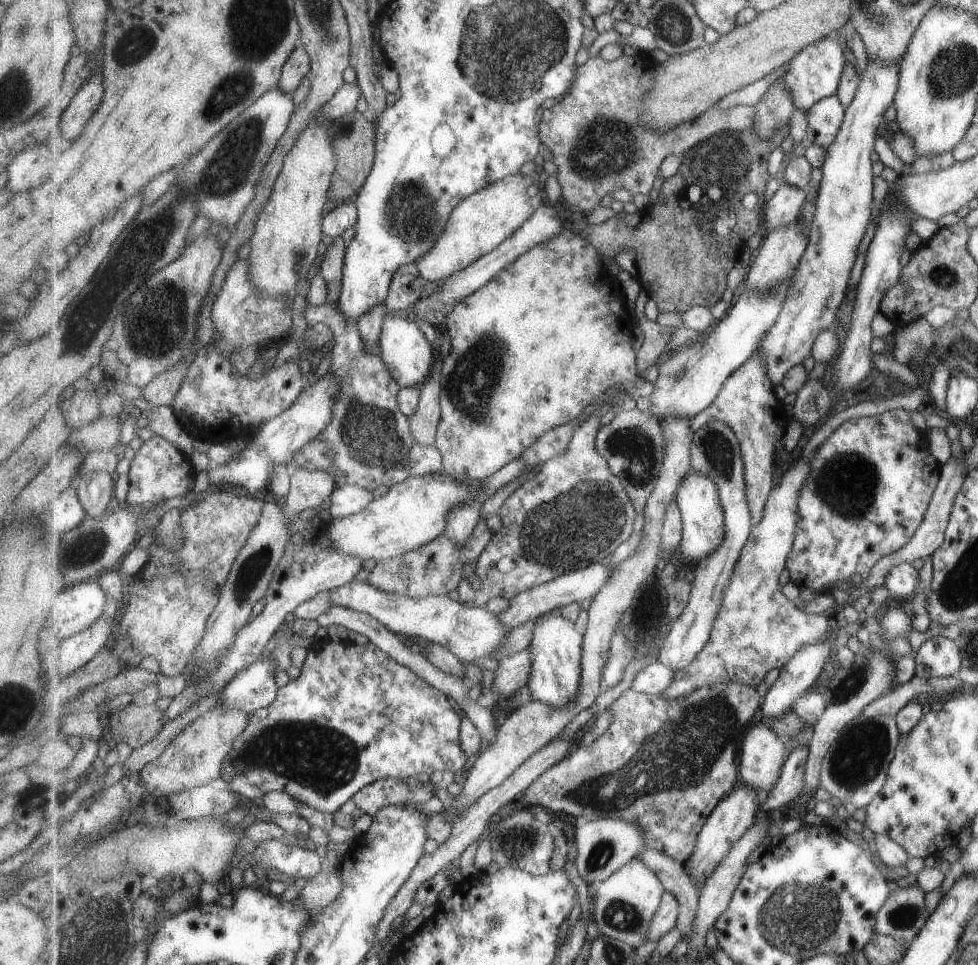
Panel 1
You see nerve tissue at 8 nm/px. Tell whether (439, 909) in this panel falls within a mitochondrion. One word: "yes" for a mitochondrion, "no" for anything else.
no

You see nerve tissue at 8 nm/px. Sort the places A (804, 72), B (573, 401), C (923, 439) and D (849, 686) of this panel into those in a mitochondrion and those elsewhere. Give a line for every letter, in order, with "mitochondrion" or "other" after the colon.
A: other
B: other
C: other
D: mitochondrion

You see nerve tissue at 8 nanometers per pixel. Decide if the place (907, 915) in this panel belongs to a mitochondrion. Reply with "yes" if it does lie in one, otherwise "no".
yes

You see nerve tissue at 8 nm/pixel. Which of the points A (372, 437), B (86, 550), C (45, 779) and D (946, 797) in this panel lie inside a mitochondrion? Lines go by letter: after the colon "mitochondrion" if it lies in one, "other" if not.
A: mitochondrion
B: mitochondrion
C: other
D: other

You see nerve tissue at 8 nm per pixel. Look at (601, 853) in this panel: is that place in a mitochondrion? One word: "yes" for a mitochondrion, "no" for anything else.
yes

